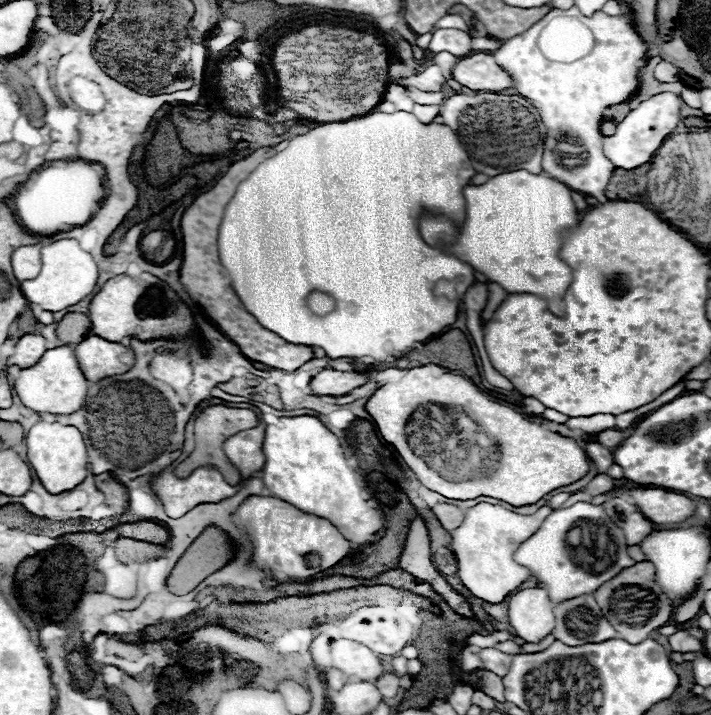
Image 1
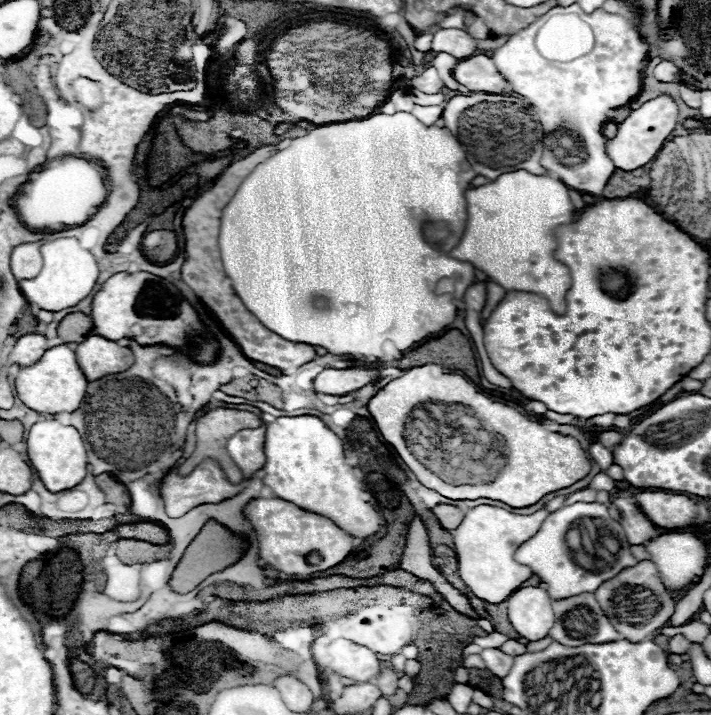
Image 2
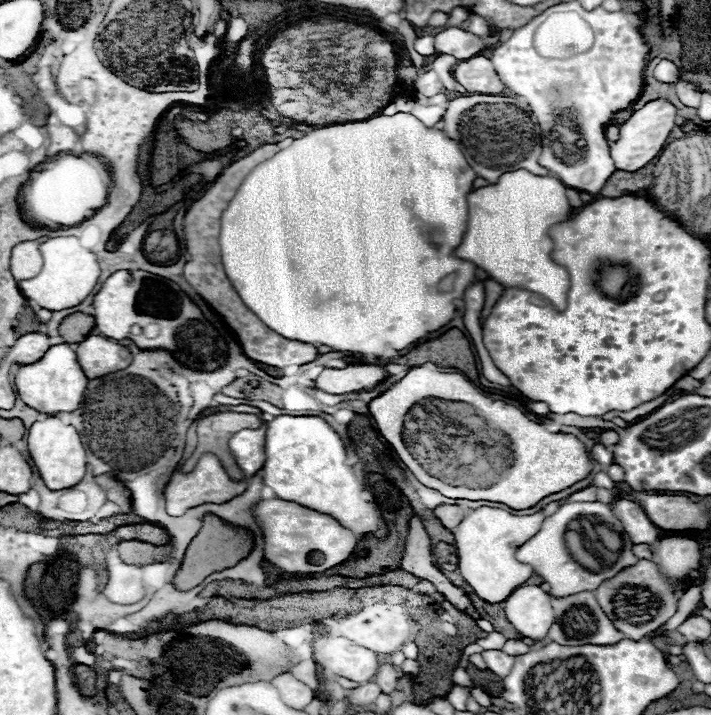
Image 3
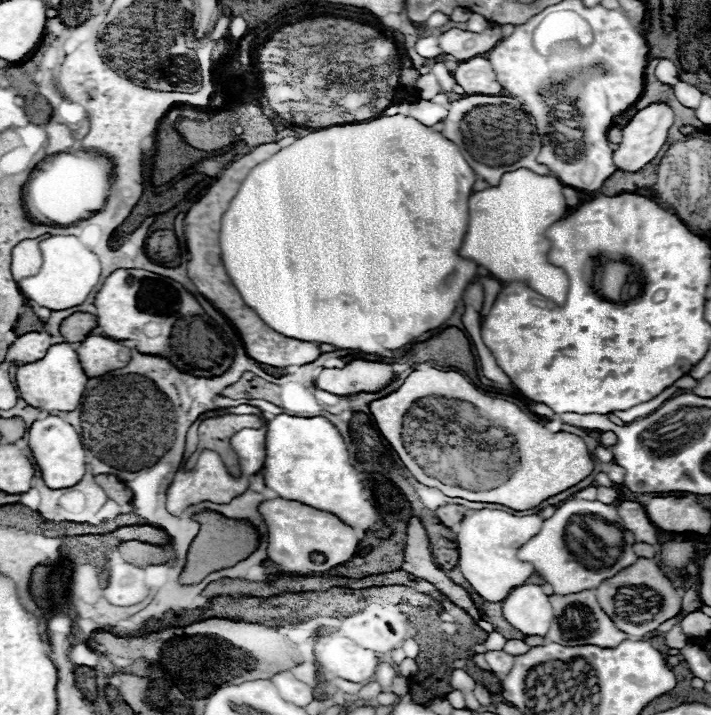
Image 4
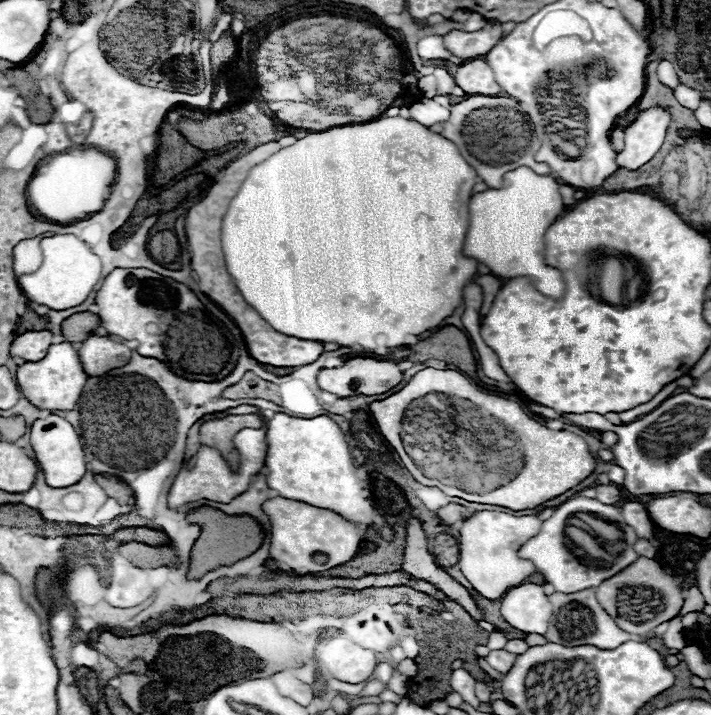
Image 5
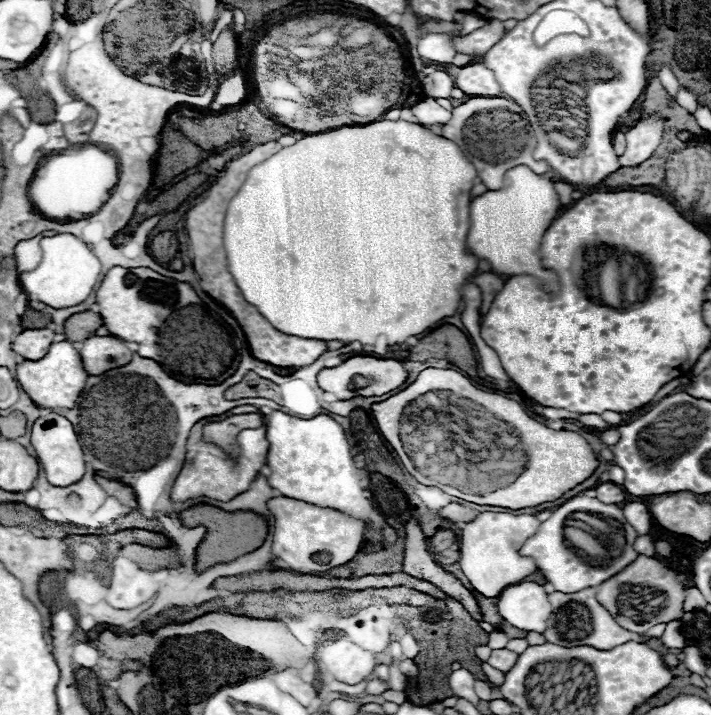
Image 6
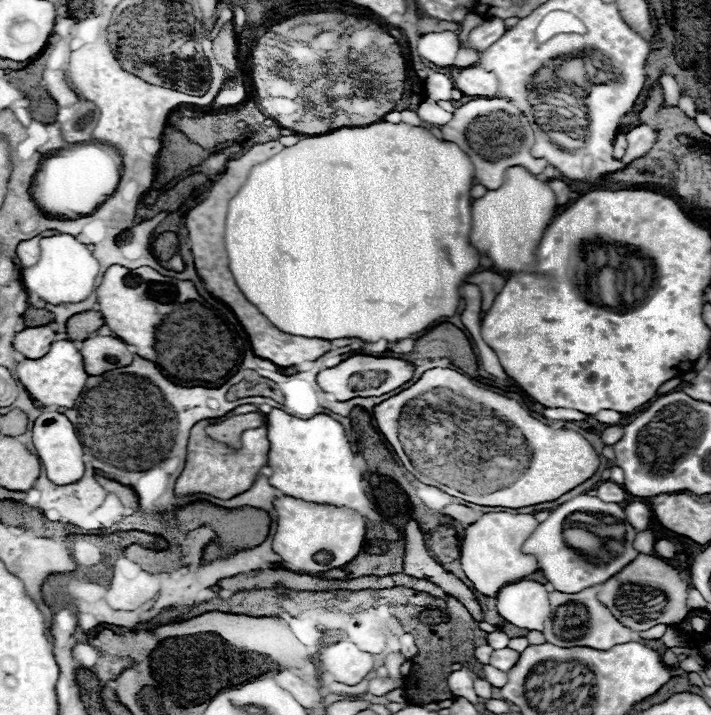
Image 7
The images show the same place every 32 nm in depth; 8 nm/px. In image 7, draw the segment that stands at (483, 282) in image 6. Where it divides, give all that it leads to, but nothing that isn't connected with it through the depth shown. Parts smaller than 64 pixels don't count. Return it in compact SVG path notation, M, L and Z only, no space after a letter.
M484 270L484 272L472 274L470 278L466 278L466 282L472 282L482 290L482 312L486 312L492 306L496 294L502 290L506 278L492 270Z

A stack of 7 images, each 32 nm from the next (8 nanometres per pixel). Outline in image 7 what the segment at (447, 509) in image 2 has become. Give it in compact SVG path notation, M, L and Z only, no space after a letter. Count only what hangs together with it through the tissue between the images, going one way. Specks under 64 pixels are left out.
M448 504L446 508L440 510L440 514L442 514L442 516L450 516L452 520L460 522L462 526L472 524L472 522L478 520L478 516L480 516L480 512L476 512L476 510L468 508L468 506L462 506L462 504Z

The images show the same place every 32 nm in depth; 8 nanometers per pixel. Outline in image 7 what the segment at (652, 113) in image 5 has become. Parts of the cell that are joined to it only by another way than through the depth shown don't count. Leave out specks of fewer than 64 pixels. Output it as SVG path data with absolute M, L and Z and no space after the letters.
M638 124L636 128L626 132L626 140L628 140L628 148L626 148L626 154L622 156L620 162L628 166L636 158L646 156L654 148L654 144L658 140L658 132L648 124Z

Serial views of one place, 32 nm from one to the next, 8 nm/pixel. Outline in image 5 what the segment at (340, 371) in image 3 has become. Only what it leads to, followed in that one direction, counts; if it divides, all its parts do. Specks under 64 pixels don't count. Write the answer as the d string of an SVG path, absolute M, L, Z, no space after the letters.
M352 358L340 368L324 368L318 374L318 388L348 398L356 394L382 394L402 380L396 362Z

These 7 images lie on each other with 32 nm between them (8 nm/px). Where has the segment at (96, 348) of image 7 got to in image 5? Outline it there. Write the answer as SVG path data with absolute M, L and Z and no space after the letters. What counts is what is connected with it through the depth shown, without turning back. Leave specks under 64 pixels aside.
M90 336L78 350L82 368L88 376L102 376L102 372L126 366L130 362L130 354L130 348L112 340L110 336Z

